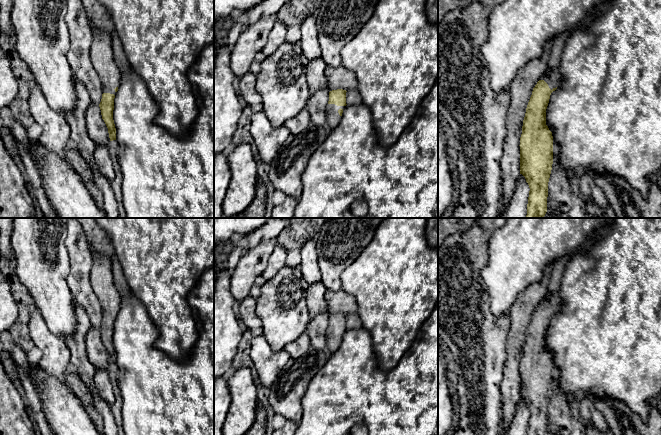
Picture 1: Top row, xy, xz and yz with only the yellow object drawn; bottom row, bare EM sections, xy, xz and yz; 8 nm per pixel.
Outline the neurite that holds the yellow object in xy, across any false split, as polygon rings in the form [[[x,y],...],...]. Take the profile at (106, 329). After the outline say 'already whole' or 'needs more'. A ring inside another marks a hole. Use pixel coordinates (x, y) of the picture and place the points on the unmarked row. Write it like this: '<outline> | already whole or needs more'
[[[93,254],[90,283],[97,296],[103,313],[99,328],[102,343],[109,357],[110,365],[116,364],[116,352],[113,344],[114,322],[121,306],[121,295],[114,284],[112,264],[109,257]]] | needs more

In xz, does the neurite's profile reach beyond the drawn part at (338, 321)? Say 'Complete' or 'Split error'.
Split error

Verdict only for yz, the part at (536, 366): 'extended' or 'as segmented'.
extended

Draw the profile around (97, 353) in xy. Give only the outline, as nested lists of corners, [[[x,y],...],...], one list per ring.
[[[92,327],[86,334],[85,343],[88,358],[96,369],[109,369],[108,352],[102,343],[99,329]]]

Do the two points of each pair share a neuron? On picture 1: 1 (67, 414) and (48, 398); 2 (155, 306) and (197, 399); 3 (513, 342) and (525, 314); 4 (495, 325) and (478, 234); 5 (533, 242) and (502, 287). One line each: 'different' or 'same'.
1: same
2: different
3: same
4: same
5: same

